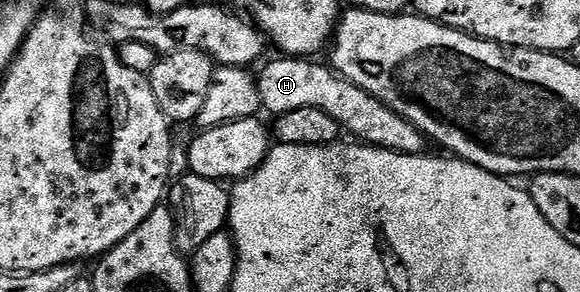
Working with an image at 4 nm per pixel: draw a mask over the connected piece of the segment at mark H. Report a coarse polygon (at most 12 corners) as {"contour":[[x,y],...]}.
{"contour":[[278,56],[264,112],[319,107],[350,138],[421,155],[427,138],[328,64]]}

